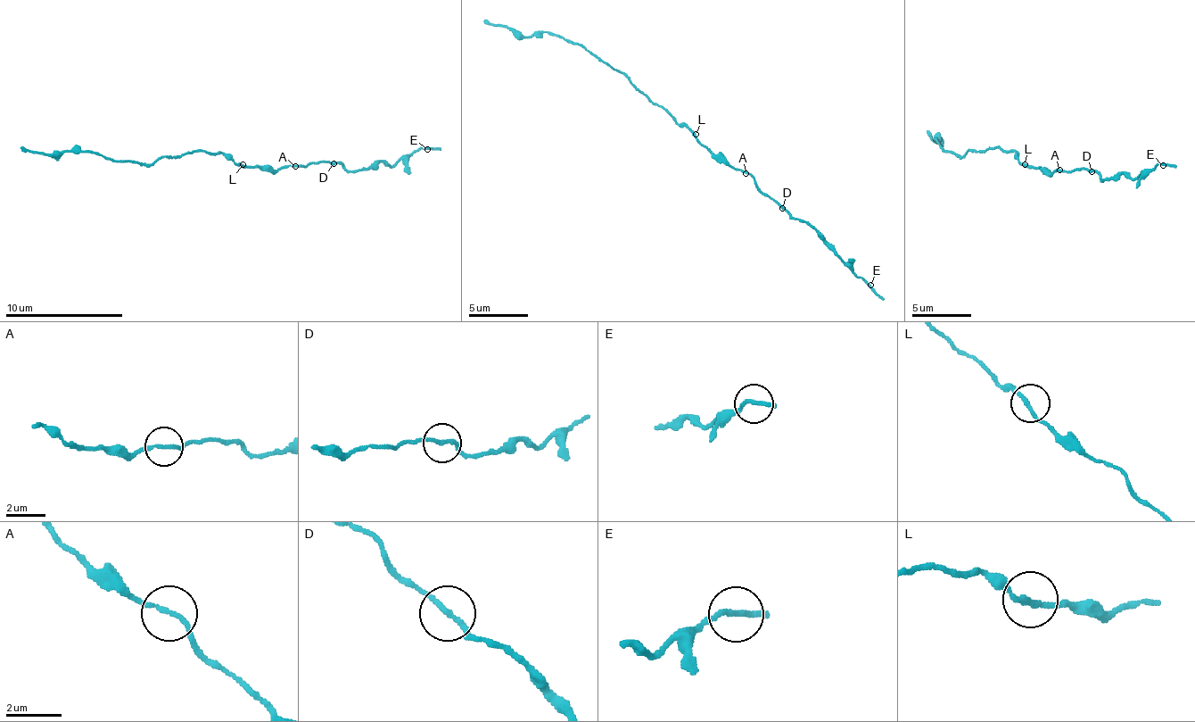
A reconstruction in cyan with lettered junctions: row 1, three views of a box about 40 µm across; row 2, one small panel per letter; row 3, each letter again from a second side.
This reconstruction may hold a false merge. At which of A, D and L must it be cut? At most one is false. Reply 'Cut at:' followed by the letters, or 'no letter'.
Cut at: no letter

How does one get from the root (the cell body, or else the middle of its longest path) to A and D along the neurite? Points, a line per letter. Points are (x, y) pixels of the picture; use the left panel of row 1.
A: (239, 164), (274, 166), (276, 169), (295, 166)
D: (239, 164), (274, 166), (276, 169), (286, 166), (317, 164), (320, 161), (333, 164)

